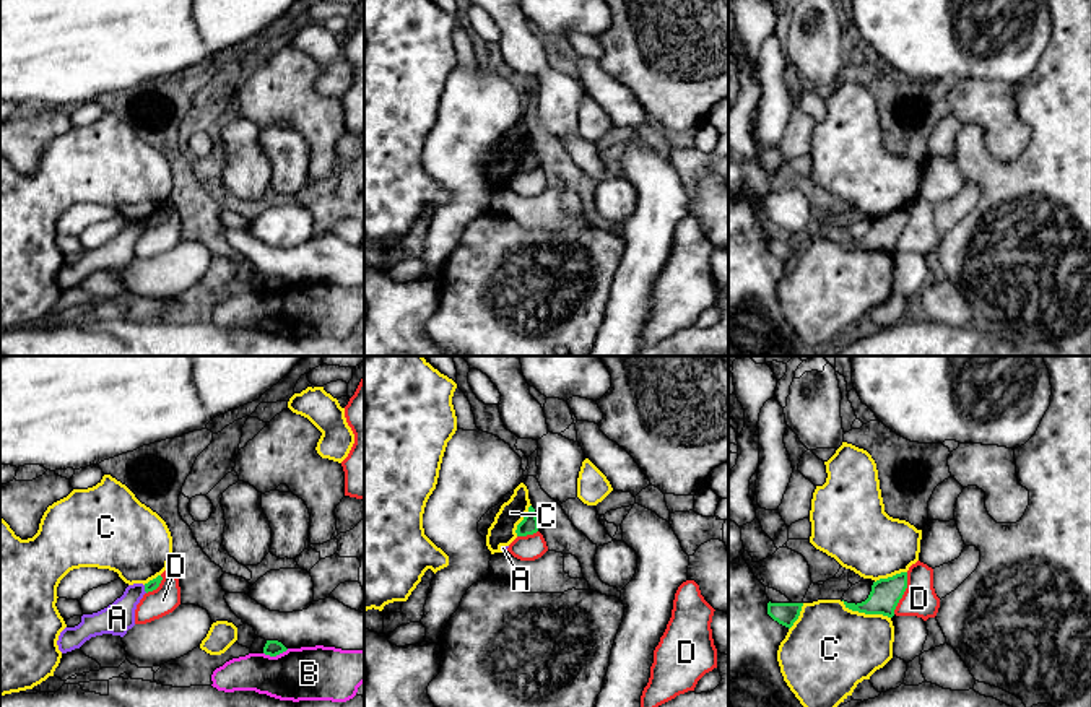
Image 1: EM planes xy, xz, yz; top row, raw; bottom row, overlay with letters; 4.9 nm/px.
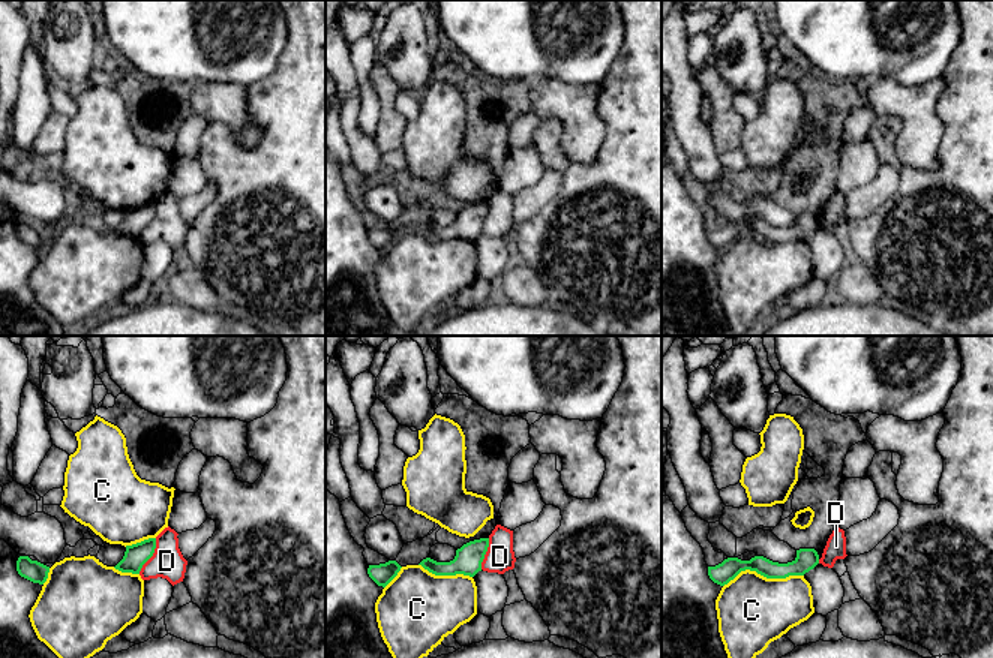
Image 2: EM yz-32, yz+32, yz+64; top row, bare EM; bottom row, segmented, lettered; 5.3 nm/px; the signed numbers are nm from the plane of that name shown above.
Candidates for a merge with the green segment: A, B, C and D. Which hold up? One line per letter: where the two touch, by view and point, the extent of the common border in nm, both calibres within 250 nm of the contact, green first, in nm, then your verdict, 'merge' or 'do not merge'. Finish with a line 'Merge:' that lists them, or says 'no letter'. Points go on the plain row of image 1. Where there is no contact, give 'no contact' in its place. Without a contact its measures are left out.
A: meets green in xy at (145, 225); contact 40 nm long; 50 nm thick on the green side, 160 nm on the other; do not merge
B: meets green in xy at (275, 291); contact 130 nm long; 80 nm thick on the green side, 280 nm on the other; do not merge
C: meets green in yz at (865, 249); contact 260 nm long; 150 nm thick on the green side, 440 nm on the other; do not merge
D: meets green in yz at (903, 229); contact 220 nm long; 150 nm thick on the green side, 160 nm on the other; do not merge
Merge: no letter

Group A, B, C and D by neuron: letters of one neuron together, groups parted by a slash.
A / B / C / D

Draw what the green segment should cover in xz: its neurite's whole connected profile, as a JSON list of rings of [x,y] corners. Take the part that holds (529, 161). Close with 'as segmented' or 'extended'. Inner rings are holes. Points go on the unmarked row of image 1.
[[[530,141],[524,156],[517,161],[517,172],[527,172],[538,167],[538,154],[535,145]]]; as segmented

